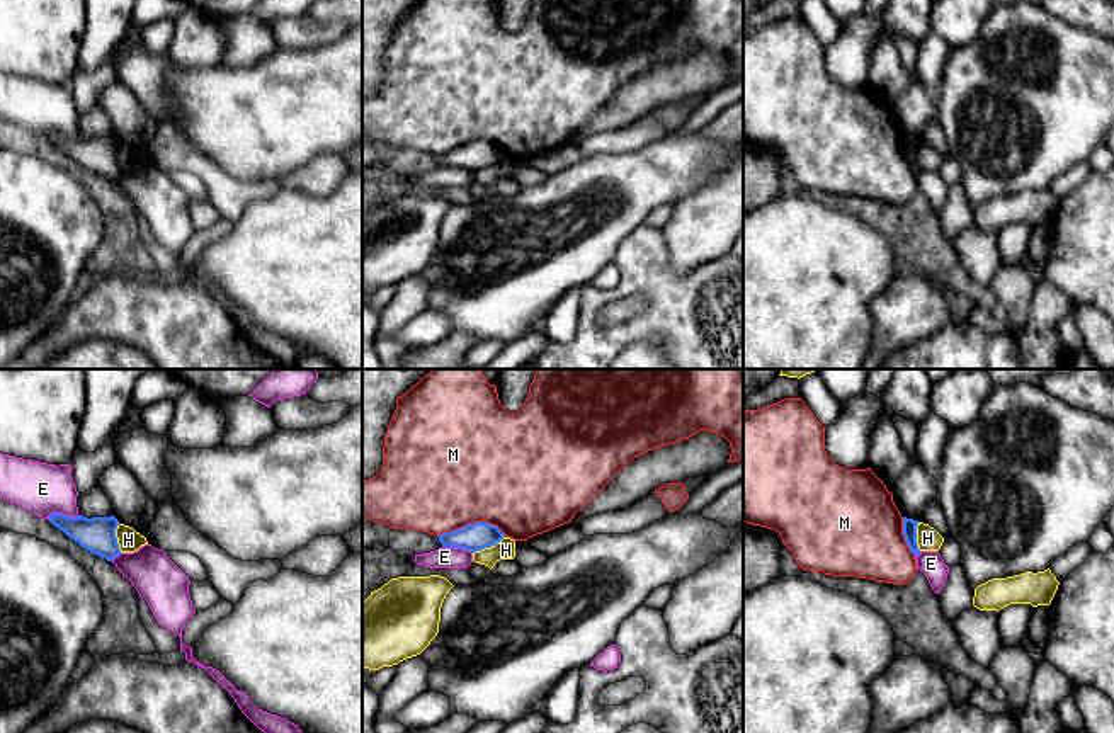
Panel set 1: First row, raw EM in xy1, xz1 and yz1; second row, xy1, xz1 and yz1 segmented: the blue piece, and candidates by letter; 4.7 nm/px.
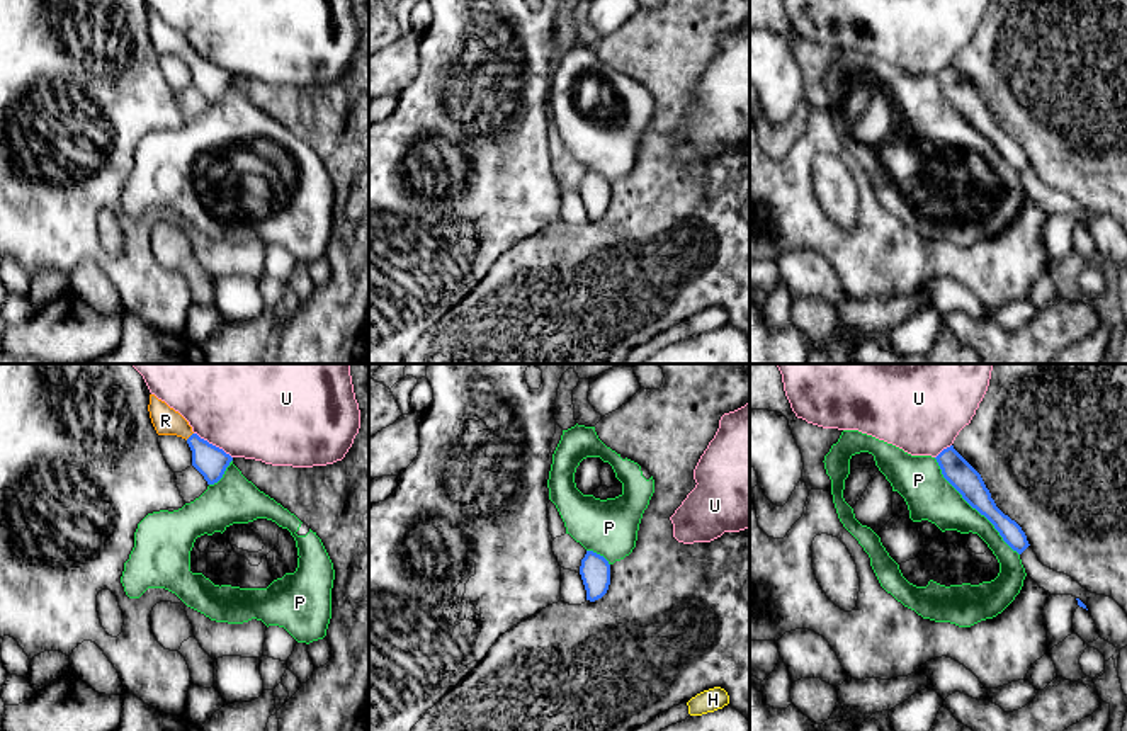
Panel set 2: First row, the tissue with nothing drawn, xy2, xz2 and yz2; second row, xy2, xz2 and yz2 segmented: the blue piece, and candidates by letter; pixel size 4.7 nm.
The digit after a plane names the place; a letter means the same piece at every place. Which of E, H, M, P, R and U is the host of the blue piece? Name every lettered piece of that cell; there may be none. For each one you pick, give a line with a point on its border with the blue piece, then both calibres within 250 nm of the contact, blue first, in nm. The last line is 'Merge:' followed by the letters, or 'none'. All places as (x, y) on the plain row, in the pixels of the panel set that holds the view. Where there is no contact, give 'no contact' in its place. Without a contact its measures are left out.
R: xy2 (191, 55) | 150/130 nm
Merge: R

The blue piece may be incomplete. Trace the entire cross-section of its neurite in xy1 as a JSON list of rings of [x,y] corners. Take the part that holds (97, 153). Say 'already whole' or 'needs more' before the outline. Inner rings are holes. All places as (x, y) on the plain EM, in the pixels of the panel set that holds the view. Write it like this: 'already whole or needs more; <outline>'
already whole; [[[54,131],[49,134],[49,141],[82,167],[107,180],[121,173],[116,156],[119,139],[114,134],[87,138],[83,134],[66,136]]]

